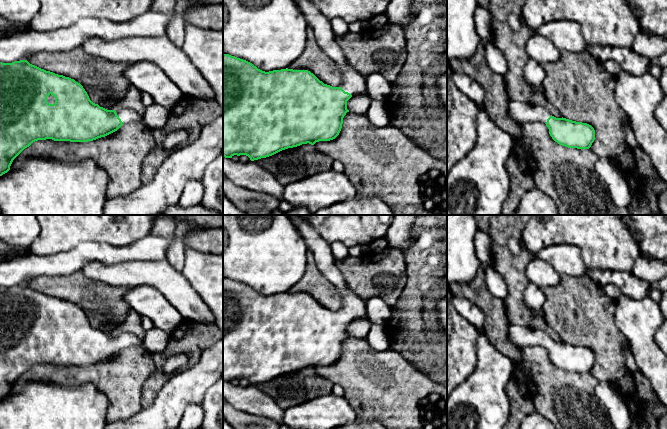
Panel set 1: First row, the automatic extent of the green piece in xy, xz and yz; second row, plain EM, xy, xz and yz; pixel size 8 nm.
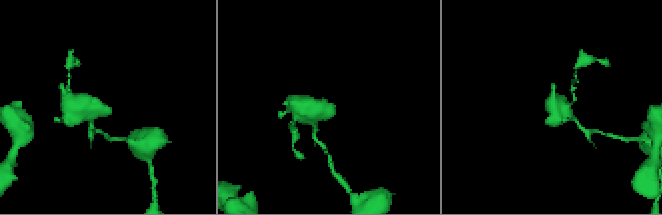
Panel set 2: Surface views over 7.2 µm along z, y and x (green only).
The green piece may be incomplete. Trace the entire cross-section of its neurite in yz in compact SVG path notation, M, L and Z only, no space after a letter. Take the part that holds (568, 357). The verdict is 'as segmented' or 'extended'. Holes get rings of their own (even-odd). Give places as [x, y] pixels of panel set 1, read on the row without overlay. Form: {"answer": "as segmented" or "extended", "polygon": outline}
{"answer": "extended", "polygon": "M510 325L508 337L509 341L516 347L544 347L548 351L552 363L568 372L589 373L595 364L595 354L591 349L563 341L556 342L543 330Z"}

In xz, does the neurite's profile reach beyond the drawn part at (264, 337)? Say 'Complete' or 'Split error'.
Split error

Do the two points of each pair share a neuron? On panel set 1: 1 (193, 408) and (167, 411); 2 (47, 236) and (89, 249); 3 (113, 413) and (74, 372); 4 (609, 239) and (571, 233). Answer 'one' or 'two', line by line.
1: two
2: two
3: one
4: one

